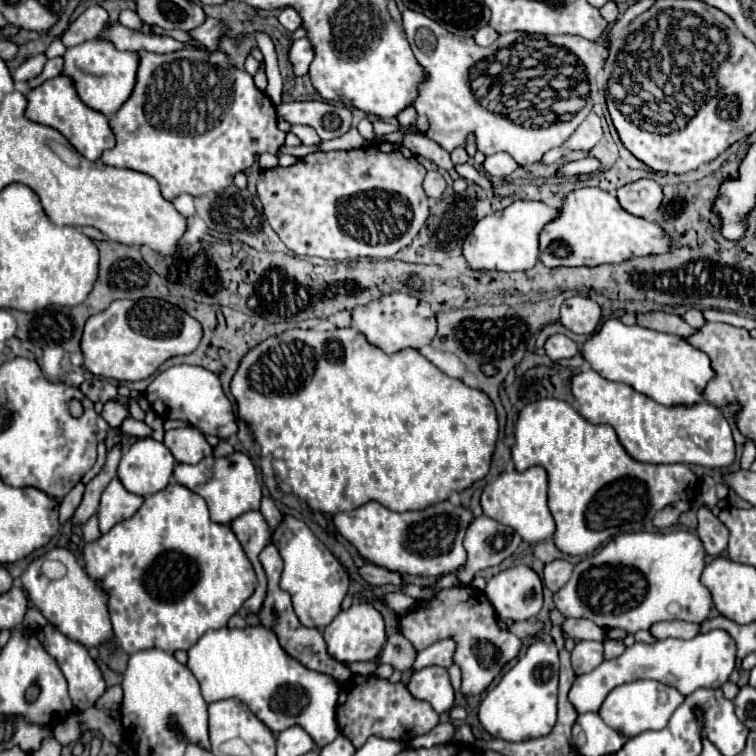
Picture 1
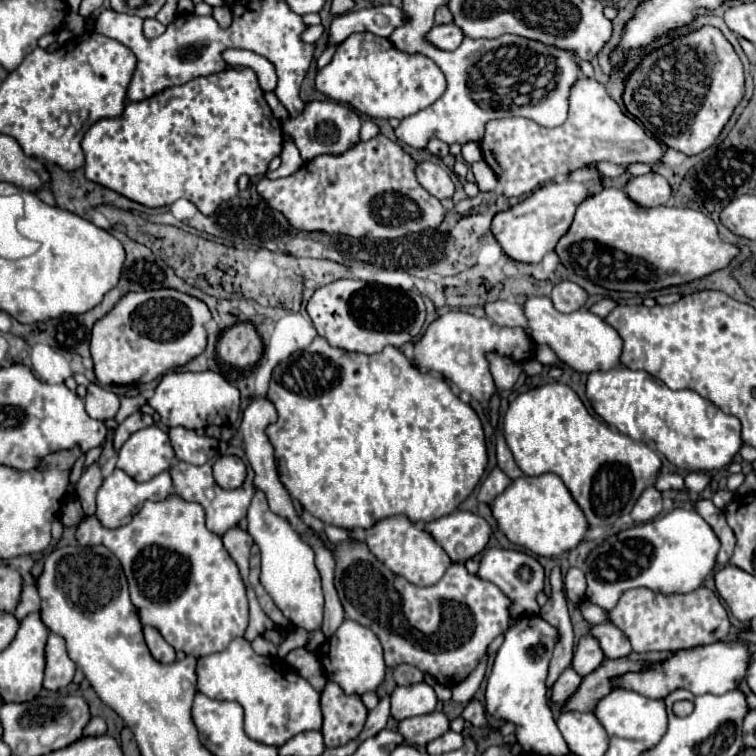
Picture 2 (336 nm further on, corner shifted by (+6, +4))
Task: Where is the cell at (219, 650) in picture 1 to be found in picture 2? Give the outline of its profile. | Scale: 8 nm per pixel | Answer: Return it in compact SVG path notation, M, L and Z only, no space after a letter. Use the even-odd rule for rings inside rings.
M243 637L233 639L221 653L197 661L197 689L211 699L237 701L245 709L245 733L257 743L281 747L303 731L321 729L319 693L295 671L275 657L255 655L251 643Z

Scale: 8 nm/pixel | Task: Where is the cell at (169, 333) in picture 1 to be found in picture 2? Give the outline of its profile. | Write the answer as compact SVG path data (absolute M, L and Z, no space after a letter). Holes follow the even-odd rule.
M177 289L127 293L93 327L91 357L97 381L103 385L149 383L171 369L187 365L205 351L205 323L209 319L209 307L201 299Z

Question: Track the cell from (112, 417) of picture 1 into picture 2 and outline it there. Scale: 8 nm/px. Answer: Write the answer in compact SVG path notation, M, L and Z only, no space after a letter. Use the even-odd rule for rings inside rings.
M89 383L87 395L85 395L85 409L87 409L89 417L93 417L97 421L111 419L111 417L115 417L117 409L119 409L119 397L113 391L99 387L97 383Z

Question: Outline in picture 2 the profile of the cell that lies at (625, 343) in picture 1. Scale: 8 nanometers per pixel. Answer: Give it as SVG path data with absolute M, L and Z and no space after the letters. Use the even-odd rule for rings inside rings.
M527 297L523 303L523 313L527 317L531 337L539 345L549 345L557 353L557 357L573 367L579 373L591 373L591 371L609 371L613 367L619 367L619 353L621 353L621 337L619 333L607 325L601 317L589 313L587 309L579 309L573 313L559 313L551 299L541 297Z

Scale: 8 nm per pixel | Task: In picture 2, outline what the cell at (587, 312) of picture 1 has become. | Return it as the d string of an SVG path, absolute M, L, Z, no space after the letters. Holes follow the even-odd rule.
M561 281L553 287L551 301L553 301L557 311L571 313L571 311L577 311L585 305L587 291L583 287L579 287L577 283L573 283L573 281Z

